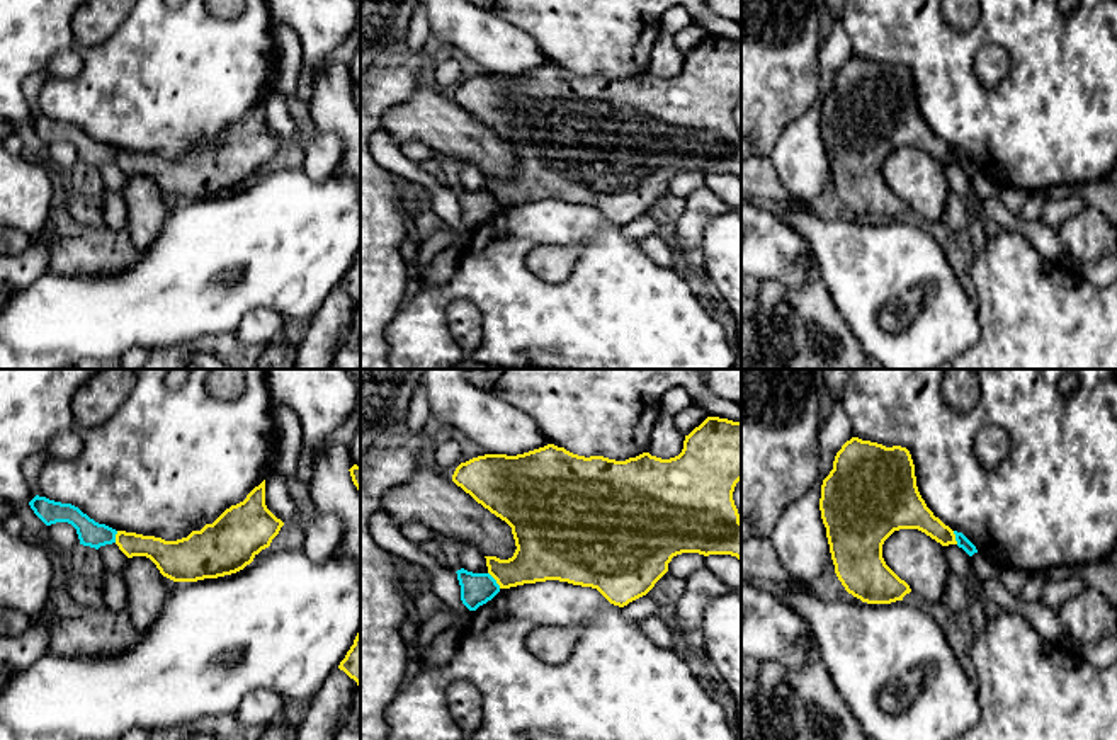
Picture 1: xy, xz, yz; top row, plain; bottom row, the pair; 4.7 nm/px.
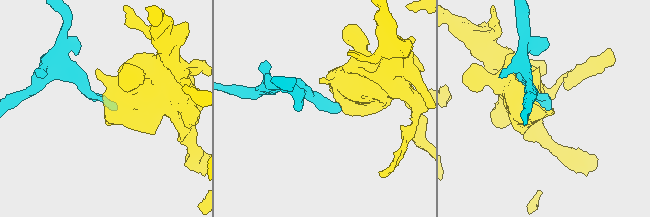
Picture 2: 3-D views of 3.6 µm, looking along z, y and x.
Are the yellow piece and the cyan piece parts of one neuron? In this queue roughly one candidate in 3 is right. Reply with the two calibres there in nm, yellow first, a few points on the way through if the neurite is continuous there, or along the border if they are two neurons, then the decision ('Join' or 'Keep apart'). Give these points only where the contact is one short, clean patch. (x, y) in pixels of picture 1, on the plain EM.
Thickness 240 nm (yellow) against 160 nm. Boundary: xz (488, 191), (500, 206). Keep apart

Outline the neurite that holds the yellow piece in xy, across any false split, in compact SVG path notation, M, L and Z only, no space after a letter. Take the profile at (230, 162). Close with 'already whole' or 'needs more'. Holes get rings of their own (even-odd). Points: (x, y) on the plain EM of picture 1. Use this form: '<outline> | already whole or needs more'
M265 99L243 121L187 157L165 160L117 150L116 163L128 175L150 177L173 201L197 201L236 192L270 165L284 141L265 124Z | already whole

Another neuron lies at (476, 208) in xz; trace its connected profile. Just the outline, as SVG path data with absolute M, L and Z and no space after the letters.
M464 187L456 192L461 204L461 219L469 230L476 230L500 211L500 204L490 192L473 192Z

